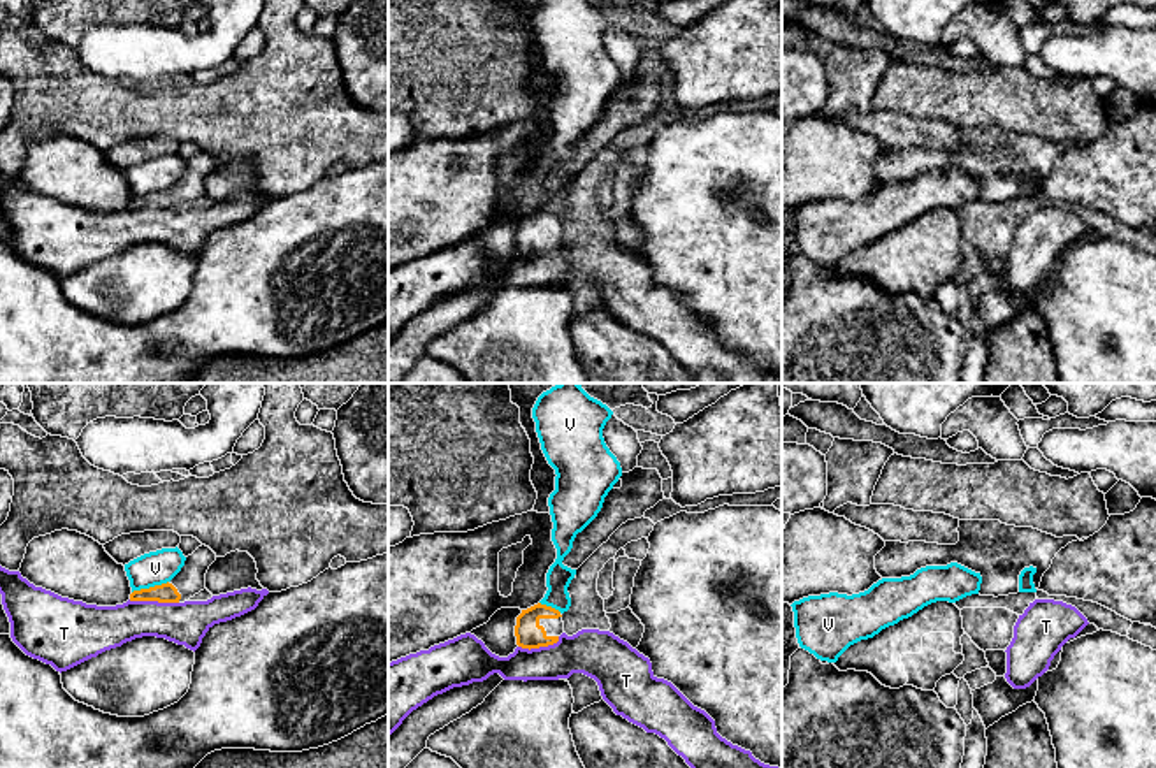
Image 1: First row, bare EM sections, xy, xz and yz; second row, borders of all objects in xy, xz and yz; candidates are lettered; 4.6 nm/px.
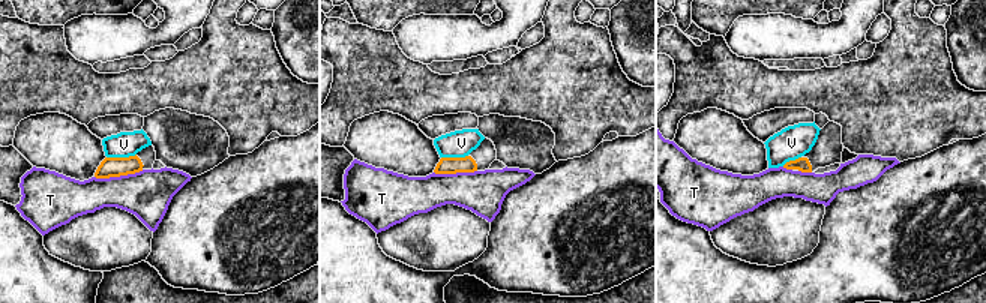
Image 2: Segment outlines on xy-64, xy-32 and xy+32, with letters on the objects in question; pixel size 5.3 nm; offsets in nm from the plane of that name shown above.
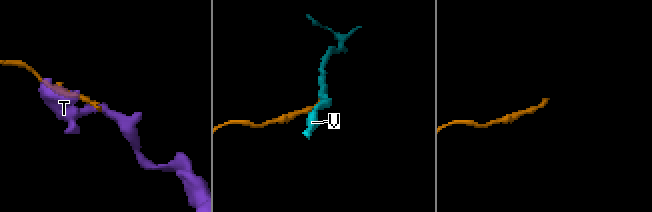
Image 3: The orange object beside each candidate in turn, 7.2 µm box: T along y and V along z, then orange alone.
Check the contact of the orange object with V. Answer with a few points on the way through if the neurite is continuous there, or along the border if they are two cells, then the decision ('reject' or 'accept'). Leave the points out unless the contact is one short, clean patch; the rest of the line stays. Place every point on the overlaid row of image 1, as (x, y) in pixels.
along xy (167, 580), (132, 593) | reject

